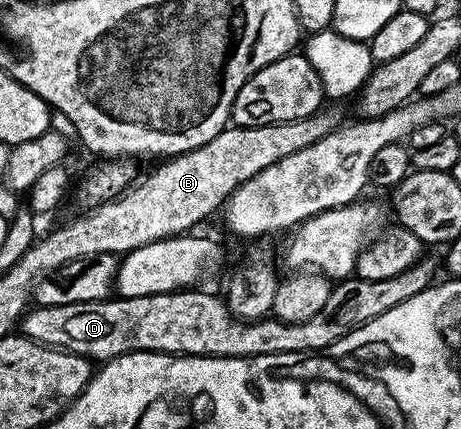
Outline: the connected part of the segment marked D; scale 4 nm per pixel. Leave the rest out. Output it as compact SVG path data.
M423 256L411 264L400 276L392 276L389 280L364 280L351 276L339 281L328 296L328 304L312 316L312 320L304 320L300 324L281 322L280 319L267 316L256 322L244 322L234 317L221 297L218 298L206 288L176 290L172 294L156 296L136 296L123 298L111 296L101 302L85 302L84 304L64 304L63 306L35 305L27 309L20 322L21 333L39 342L41 346L55 346L58 350L67 350L91 360L109 360L119 358L121 354L131 354L137 350L147 350L157 354L192 354L204 358L255 358L261 354L283 354L284 352L304 352L309 354L328 348L336 340L349 334L356 326L372 320L388 308L396 308L396 304L404 304L404 300L416 296L416 292L424 292L435 281L434 273L440 270L440 262L429 256Z

